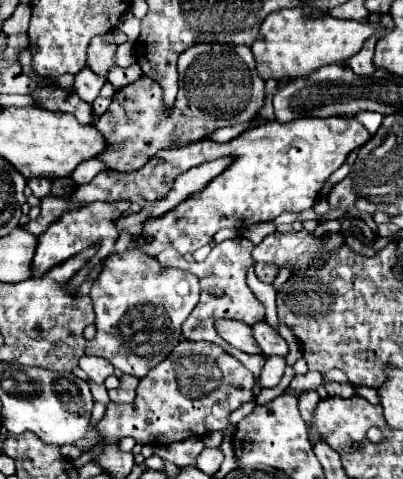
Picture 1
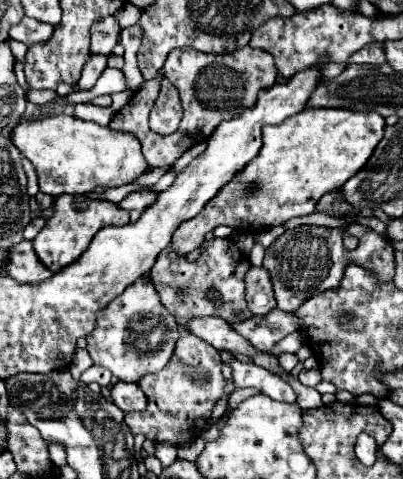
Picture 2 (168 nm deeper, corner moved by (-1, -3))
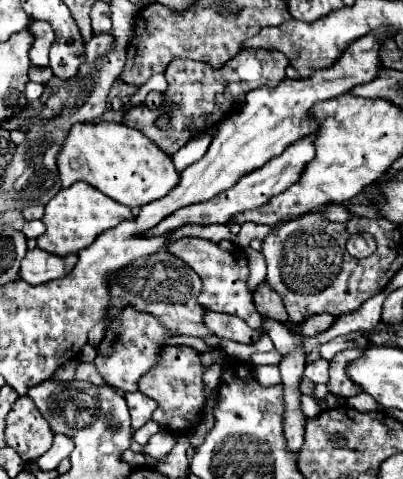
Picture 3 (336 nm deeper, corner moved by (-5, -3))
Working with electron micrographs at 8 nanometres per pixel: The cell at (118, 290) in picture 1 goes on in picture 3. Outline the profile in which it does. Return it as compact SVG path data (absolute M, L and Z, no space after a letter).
M126 307L124 311L120 311L120 315L110 321L106 335L100 343L96 361L94 361L94 365L96 365L98 373L102 375L102 379L106 381L106 385L116 387L124 393L138 391L136 383L144 373L148 373L154 367L158 353L164 347L160 343L166 341L166 337L168 337L166 333L168 333L168 329L164 329L162 323L154 315L134 311L132 307Z

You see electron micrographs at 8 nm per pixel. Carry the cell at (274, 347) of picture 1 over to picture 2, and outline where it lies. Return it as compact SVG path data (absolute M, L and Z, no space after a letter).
M272 309L268 315L250 317L240 323L232 323L232 327L248 339L260 351L272 351L276 343L280 343L288 333L296 331L296 321L290 313Z

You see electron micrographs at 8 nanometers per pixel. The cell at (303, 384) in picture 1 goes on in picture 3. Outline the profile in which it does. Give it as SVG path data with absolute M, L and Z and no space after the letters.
M316 359L316 361L306 365L306 373L304 375L312 383L326 383L328 381L328 367L330 367L330 363L326 359Z

